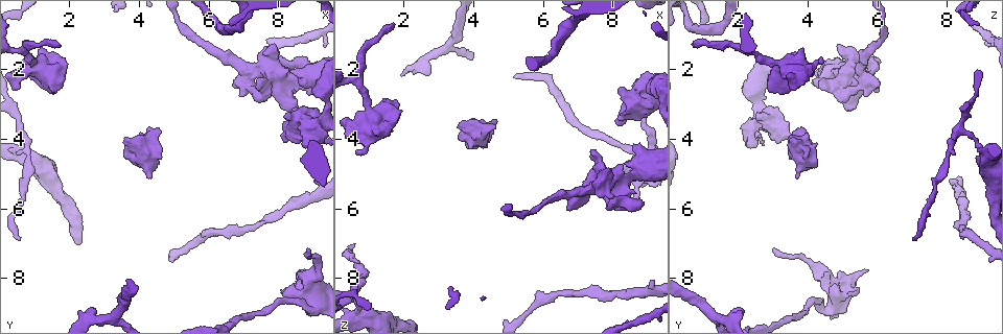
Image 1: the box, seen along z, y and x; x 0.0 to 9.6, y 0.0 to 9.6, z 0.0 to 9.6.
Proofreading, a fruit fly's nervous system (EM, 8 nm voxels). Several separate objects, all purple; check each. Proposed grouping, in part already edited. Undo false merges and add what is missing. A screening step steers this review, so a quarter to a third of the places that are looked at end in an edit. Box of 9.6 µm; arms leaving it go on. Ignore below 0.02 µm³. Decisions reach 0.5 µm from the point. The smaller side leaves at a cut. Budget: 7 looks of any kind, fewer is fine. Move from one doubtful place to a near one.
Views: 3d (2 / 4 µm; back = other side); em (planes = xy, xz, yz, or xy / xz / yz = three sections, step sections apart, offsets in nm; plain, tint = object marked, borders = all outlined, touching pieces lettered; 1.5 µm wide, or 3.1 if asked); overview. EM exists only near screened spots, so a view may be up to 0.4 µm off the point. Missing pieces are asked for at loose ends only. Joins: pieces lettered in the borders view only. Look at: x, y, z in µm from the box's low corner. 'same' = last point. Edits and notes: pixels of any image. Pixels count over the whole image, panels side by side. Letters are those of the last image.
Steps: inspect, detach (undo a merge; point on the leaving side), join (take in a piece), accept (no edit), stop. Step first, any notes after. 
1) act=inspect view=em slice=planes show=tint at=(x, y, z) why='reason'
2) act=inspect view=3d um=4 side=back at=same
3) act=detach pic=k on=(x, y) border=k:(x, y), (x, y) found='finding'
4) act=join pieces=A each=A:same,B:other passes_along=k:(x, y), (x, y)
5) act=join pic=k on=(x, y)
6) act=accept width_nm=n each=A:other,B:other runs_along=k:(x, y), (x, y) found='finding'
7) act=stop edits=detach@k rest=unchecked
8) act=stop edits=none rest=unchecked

act=inspect view=3d um=4 at=(4.65, 3.75, 3.65) why='an open end'

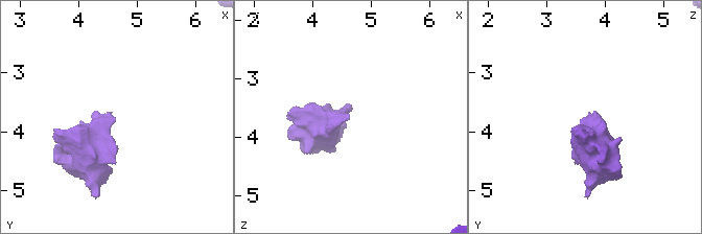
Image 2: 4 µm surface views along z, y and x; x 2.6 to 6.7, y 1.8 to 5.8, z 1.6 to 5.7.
act=inspect view=em slice=planes show=borders at=(4.65, 3.75, 3.70) why='now the EM'

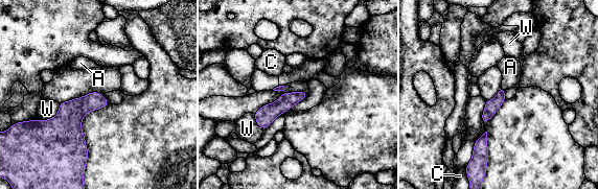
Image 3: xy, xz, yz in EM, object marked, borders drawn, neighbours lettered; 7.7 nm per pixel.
act=join pieces=A longest_contact=W:190nm each=A:same,C:other,W:other found='the cell continues'

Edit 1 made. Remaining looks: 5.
act=inspect view=em slice=yz step=4 show=tint at=(8.10, 4.10, 3.55) why='thick end'

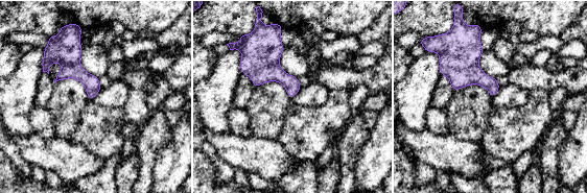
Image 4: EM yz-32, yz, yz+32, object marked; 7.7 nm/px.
act=inspect view=em slice=planes show=borders at=same

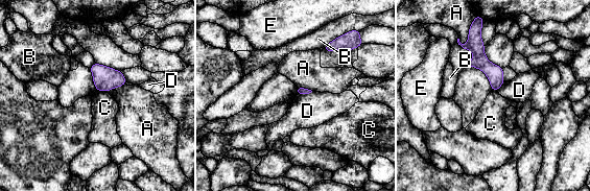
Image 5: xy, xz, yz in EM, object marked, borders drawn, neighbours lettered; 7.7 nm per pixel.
act=accept each=A:other,B:other,C:other,D:other,E:other found='no lettered piece goes on from it'

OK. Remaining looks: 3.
act=inspect view=3d um=2 at=(1.70, 1.40, 0.70)

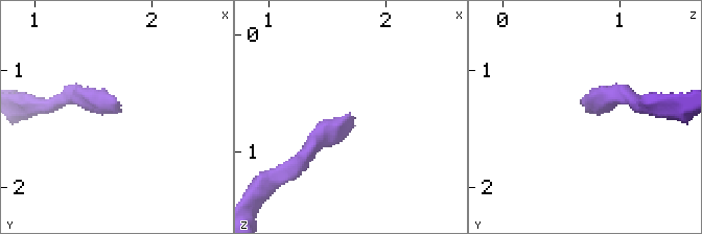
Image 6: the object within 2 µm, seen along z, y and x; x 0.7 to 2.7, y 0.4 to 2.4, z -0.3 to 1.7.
act=inspect view=em slice=planes show=borders at=(1.72, 1.36, 0.76)

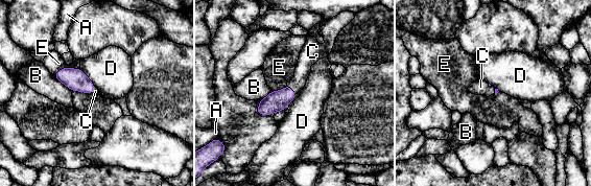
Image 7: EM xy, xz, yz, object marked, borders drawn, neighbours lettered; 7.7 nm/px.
act=join pieces=C each=A:other,B:other,C:same,D:other,E:other passes_along=7:(277, 100), (291, 89), (303, 68) found='it goes on there'

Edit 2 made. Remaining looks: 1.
act=stop edits=join@3,join@7 rest=unchecked

